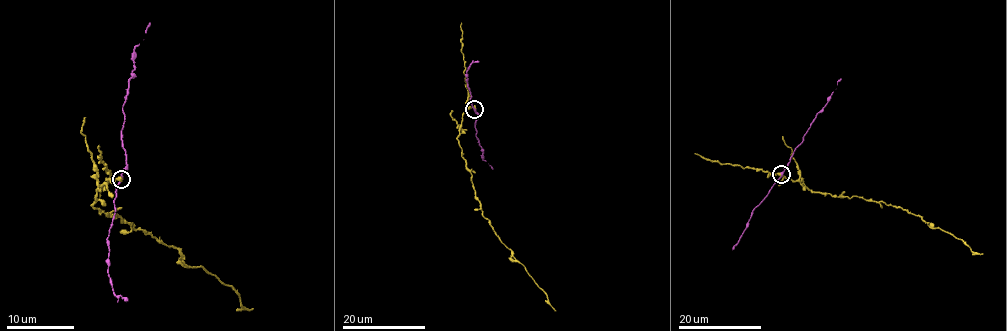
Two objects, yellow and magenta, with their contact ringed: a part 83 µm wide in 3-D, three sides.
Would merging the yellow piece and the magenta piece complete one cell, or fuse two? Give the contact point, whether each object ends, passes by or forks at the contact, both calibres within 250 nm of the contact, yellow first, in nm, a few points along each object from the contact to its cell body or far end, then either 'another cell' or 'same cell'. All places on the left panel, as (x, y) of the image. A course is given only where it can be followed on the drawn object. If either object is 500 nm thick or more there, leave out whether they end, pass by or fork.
at (121, 179); 500 nm thick on the yellow side, 320 nm on the other; yellow runs (121, 179), (103, 185), (92, 206), (173, 246), (188, 266), (212, 273), (236, 292), (241, 305), (252, 310); magenta runs (121, 179), (126, 164), (121, 137), (123, 103), (135, 68), (135, 47), (150, 22); another cell

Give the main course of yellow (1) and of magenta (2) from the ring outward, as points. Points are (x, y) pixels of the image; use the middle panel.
1: (475, 108), (463, 113), (457, 140), (476, 199), (495, 234), (555, 310)
2: (475, 109), (478, 115), (476, 136), (483, 159), (492, 169)

